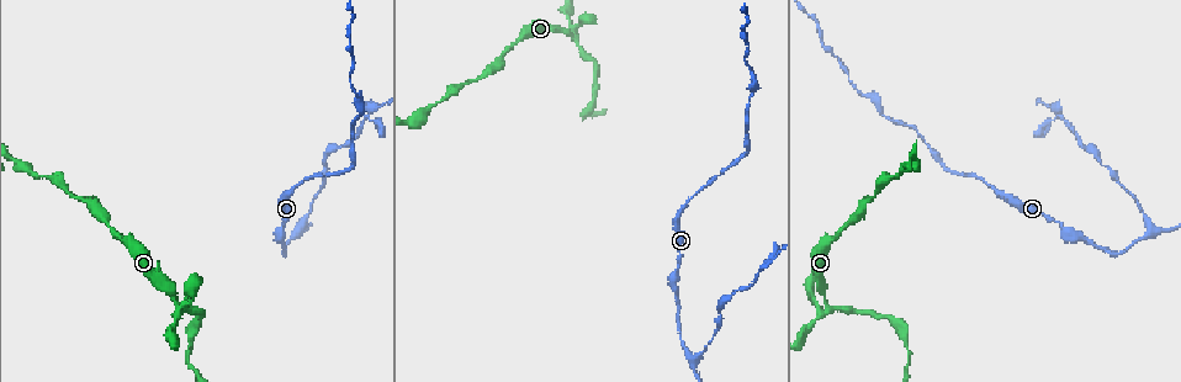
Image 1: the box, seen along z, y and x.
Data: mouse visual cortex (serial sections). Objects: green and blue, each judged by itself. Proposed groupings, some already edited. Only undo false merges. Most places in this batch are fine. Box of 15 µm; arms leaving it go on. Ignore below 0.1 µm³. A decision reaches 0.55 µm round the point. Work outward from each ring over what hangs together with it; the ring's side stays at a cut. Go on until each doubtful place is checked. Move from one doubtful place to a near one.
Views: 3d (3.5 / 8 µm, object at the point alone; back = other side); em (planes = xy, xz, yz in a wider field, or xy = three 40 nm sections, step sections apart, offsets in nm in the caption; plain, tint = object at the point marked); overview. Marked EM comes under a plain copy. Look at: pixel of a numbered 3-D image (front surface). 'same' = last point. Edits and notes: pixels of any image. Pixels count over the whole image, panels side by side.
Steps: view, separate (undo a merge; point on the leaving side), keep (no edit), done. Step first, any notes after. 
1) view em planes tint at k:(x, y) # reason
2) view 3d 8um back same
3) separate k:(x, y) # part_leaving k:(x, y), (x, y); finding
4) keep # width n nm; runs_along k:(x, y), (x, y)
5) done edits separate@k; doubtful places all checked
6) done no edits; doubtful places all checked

view em xy step 3 tint at 1:(308, 214) # thick turns thin

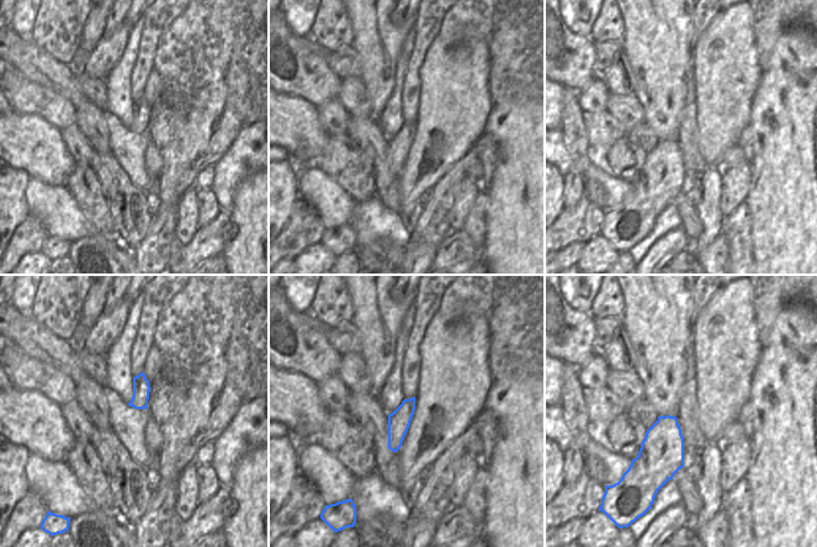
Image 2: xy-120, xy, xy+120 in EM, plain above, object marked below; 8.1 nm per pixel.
view 3d 3.5um same # wider look

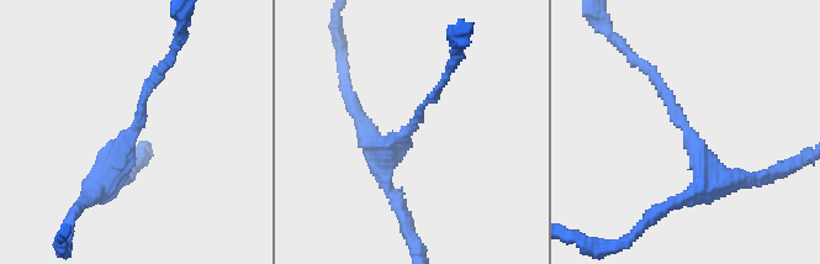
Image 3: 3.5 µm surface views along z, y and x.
keep # arm_widths 150, 350 nm; runs_along 3:(100, 188), (169, 63); all the same cell

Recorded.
view 3d 8um at 1:(410, 121) # abrupt turn

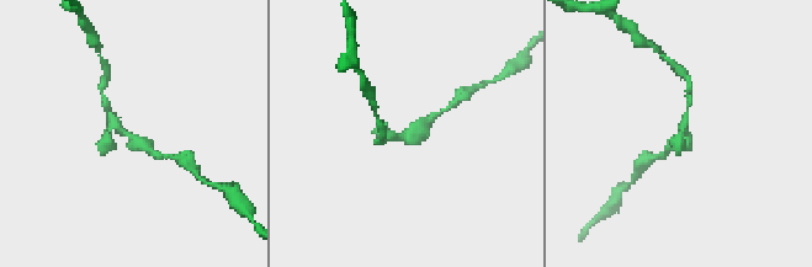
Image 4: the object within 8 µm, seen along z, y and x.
view em xy step 3 tint at 4:(129, 136)

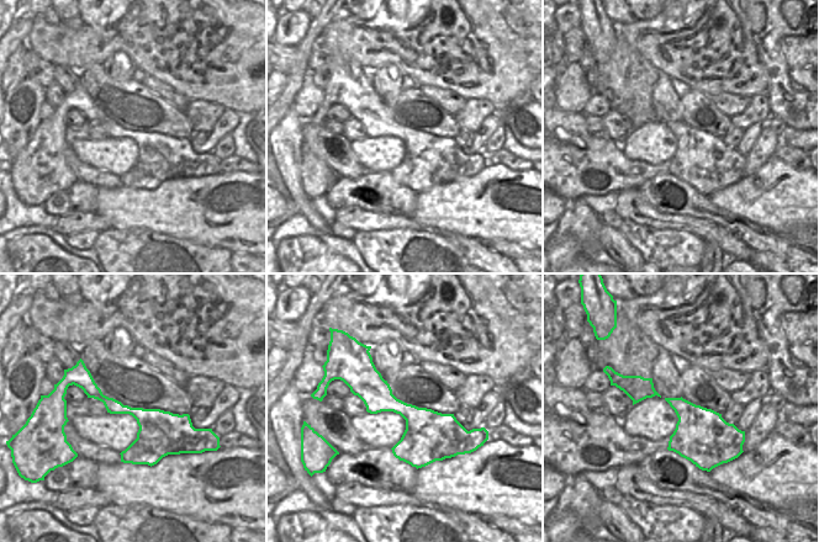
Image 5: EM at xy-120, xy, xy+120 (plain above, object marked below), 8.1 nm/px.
keep # arms 3; runs_along 5:(366, 360), (366, 377), (454, 452); one cell here

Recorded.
view em planes tint at 1:(179, 311) # four or more arms meet

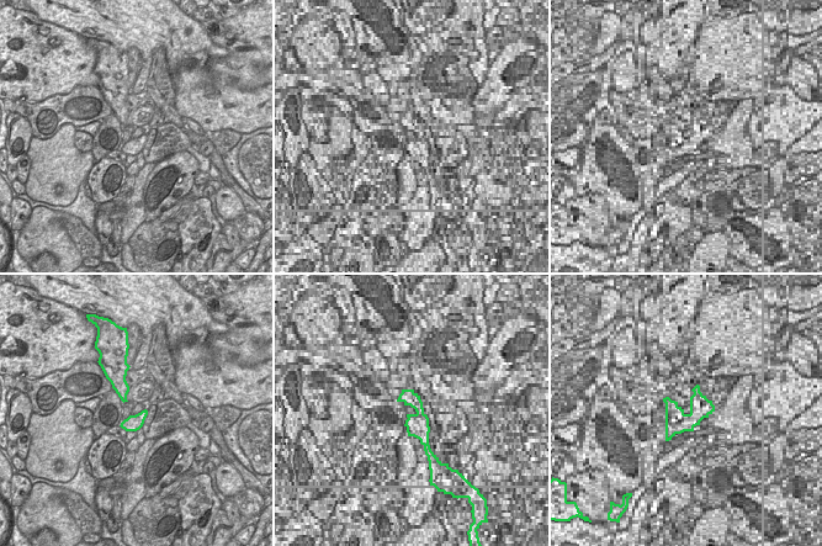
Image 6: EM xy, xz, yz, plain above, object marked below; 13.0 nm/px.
view 3d 3.5um same # wider look

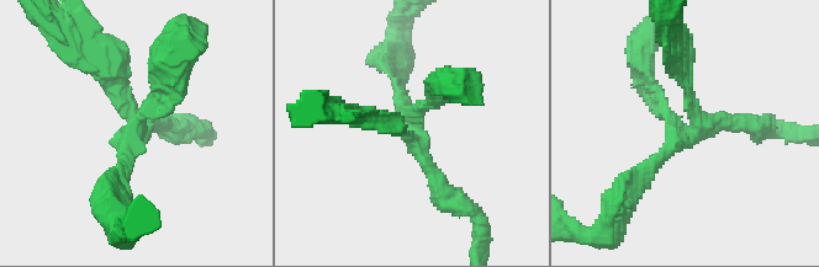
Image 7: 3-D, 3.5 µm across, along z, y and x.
keep # one cell here

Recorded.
done no edits; doubtful places all checked

